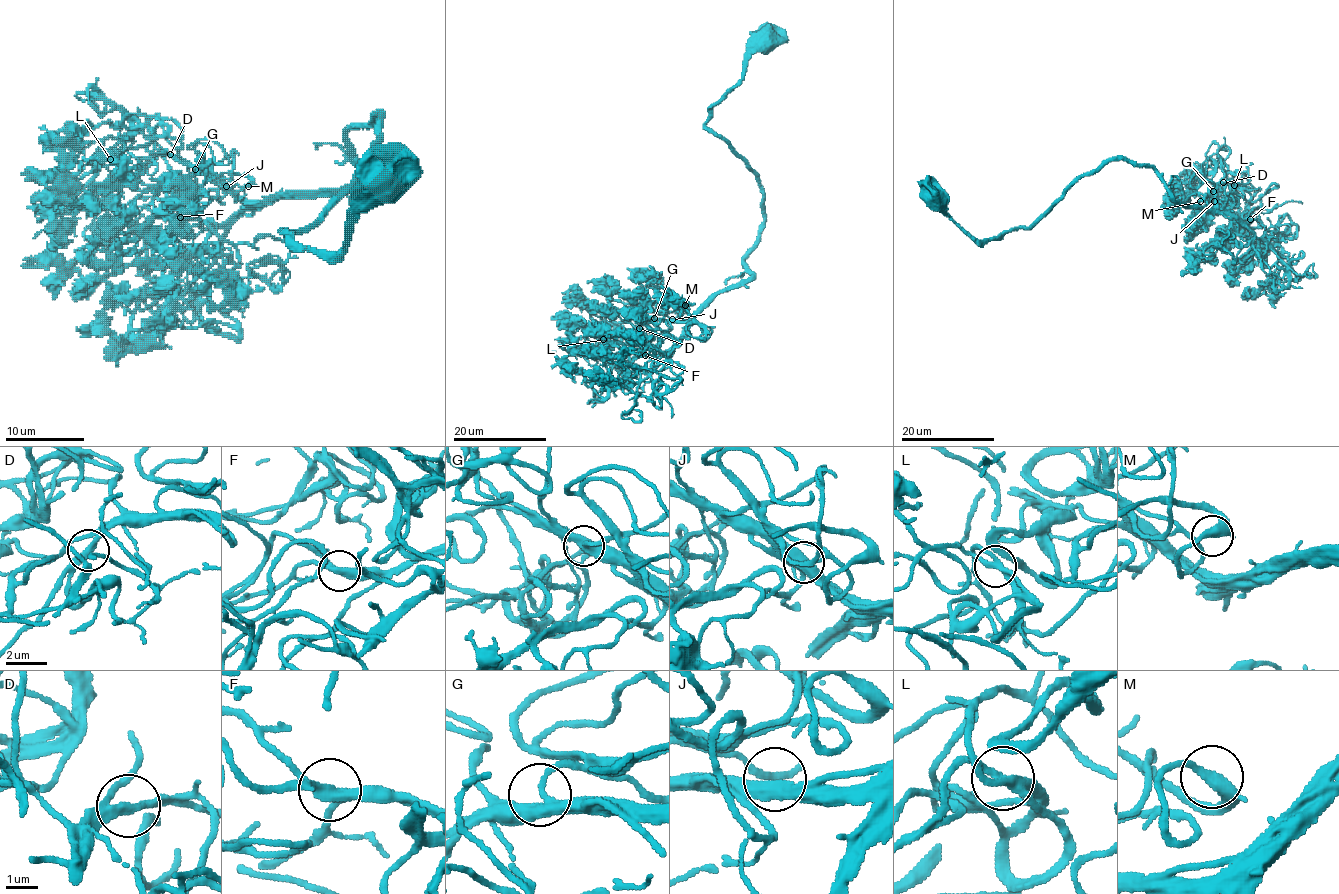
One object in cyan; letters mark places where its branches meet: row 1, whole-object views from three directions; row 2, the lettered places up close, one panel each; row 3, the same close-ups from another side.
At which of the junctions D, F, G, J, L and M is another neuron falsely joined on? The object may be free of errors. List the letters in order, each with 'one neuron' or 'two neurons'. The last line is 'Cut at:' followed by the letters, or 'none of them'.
D: one neuron
F: one neuron
G: one neuron
J: one neuron
L: one neuron
M: one neuron
Cut at: none of them

